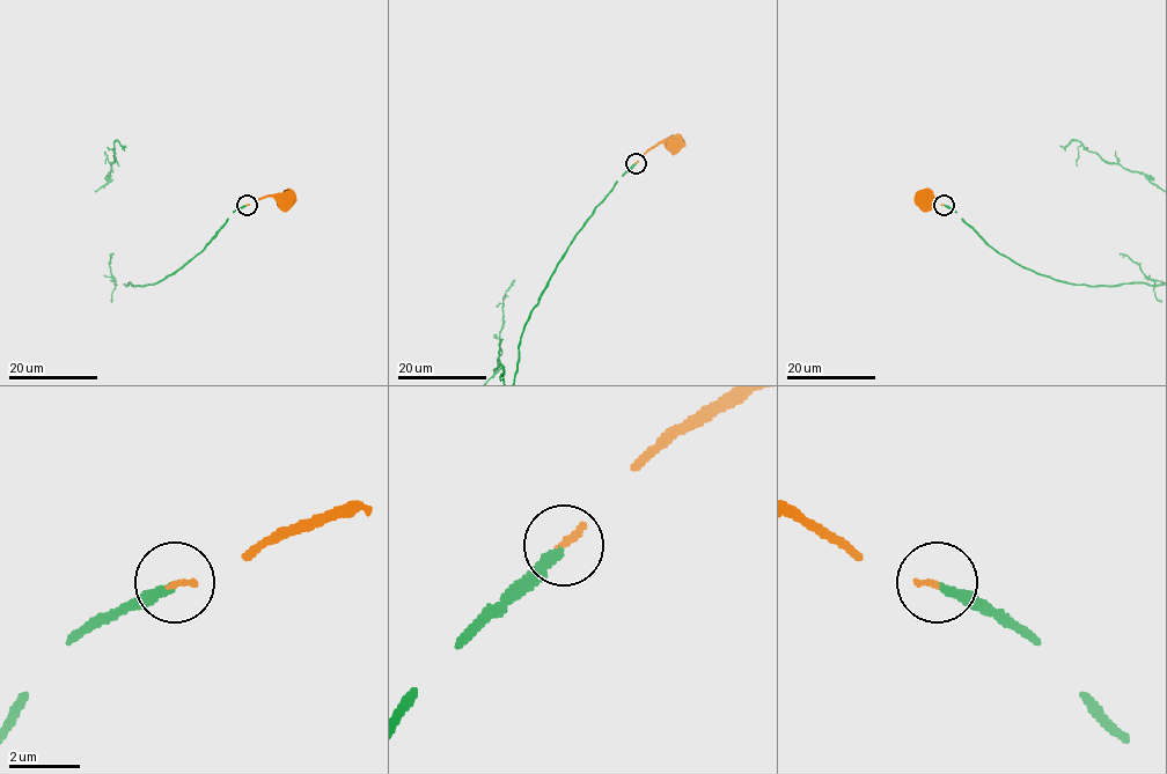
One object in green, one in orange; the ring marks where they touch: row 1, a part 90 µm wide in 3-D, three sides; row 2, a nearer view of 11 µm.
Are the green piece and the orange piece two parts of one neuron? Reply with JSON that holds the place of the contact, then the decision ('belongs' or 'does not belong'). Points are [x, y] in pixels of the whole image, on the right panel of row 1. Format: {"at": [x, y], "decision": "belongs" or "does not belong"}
{"at": [944, 205], "decision": "belongs"}

